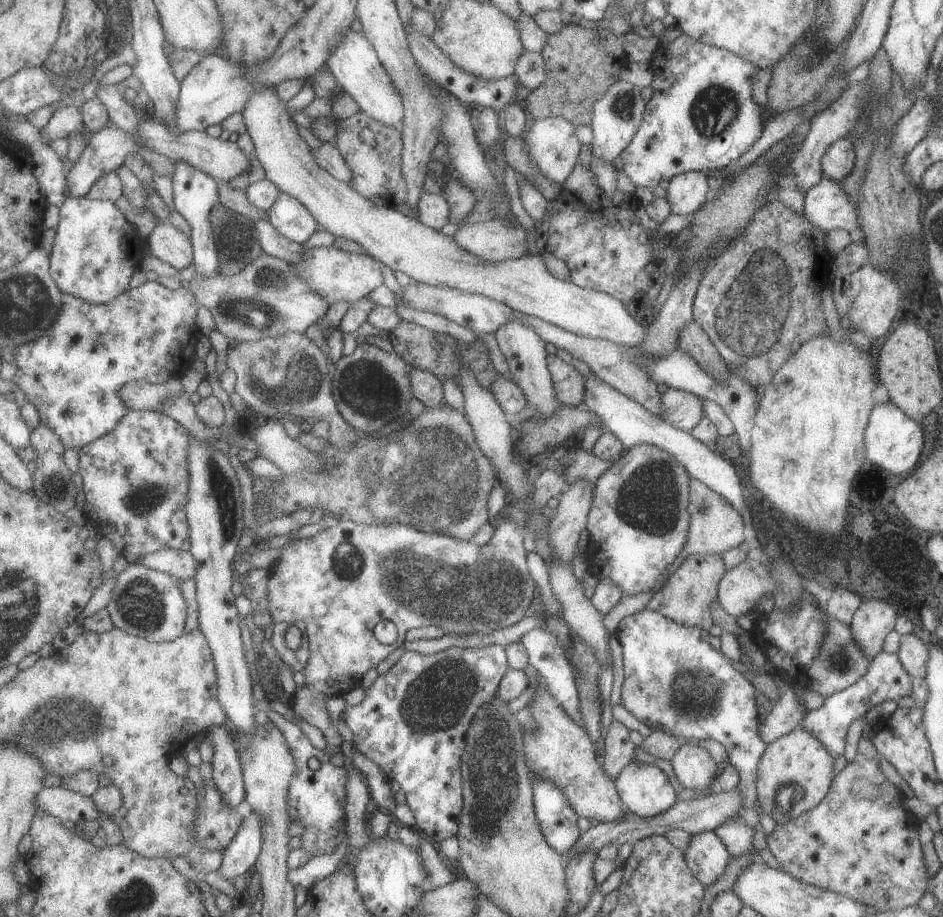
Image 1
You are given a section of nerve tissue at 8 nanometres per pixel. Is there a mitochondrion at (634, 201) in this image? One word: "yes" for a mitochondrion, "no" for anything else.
no

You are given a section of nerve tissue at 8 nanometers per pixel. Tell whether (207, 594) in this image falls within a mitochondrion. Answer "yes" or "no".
no

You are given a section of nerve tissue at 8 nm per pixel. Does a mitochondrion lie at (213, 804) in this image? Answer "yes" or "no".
yes

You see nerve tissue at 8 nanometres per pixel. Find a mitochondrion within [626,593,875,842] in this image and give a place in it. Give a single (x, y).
(695, 692)

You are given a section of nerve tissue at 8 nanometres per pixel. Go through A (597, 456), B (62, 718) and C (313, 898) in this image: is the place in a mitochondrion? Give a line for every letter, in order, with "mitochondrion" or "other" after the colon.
A: other
B: mitochondrion
C: other

